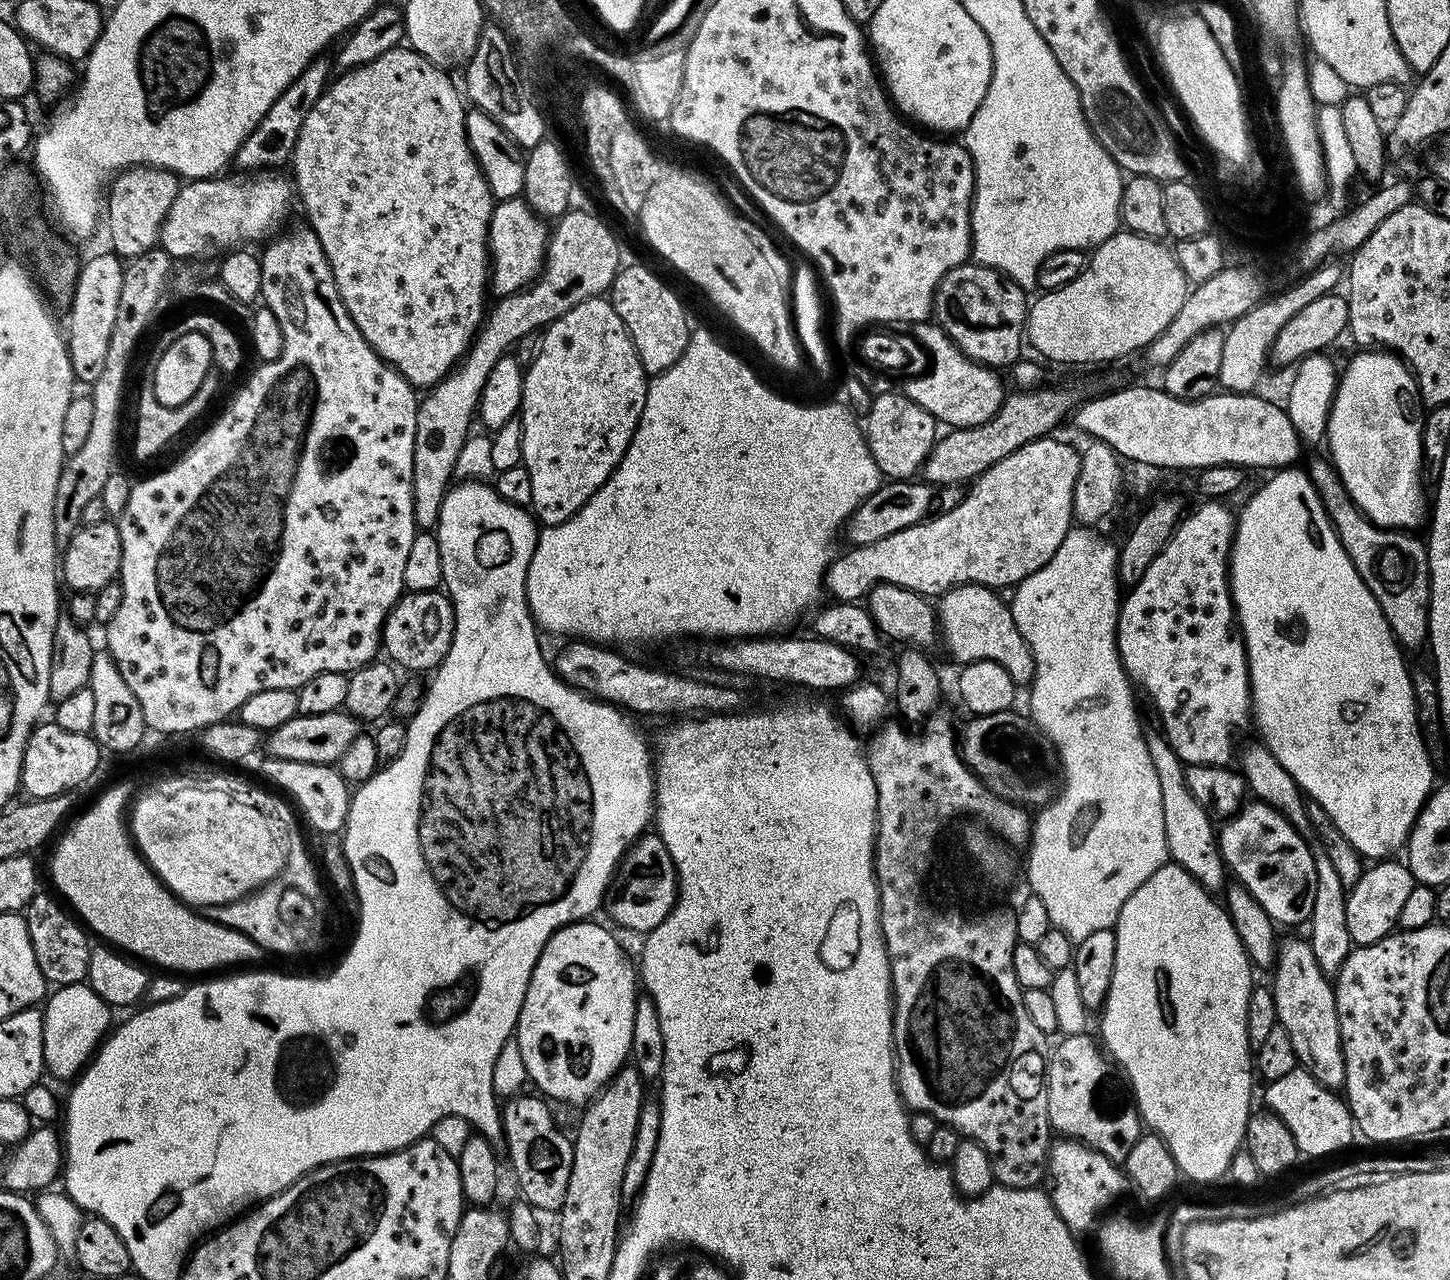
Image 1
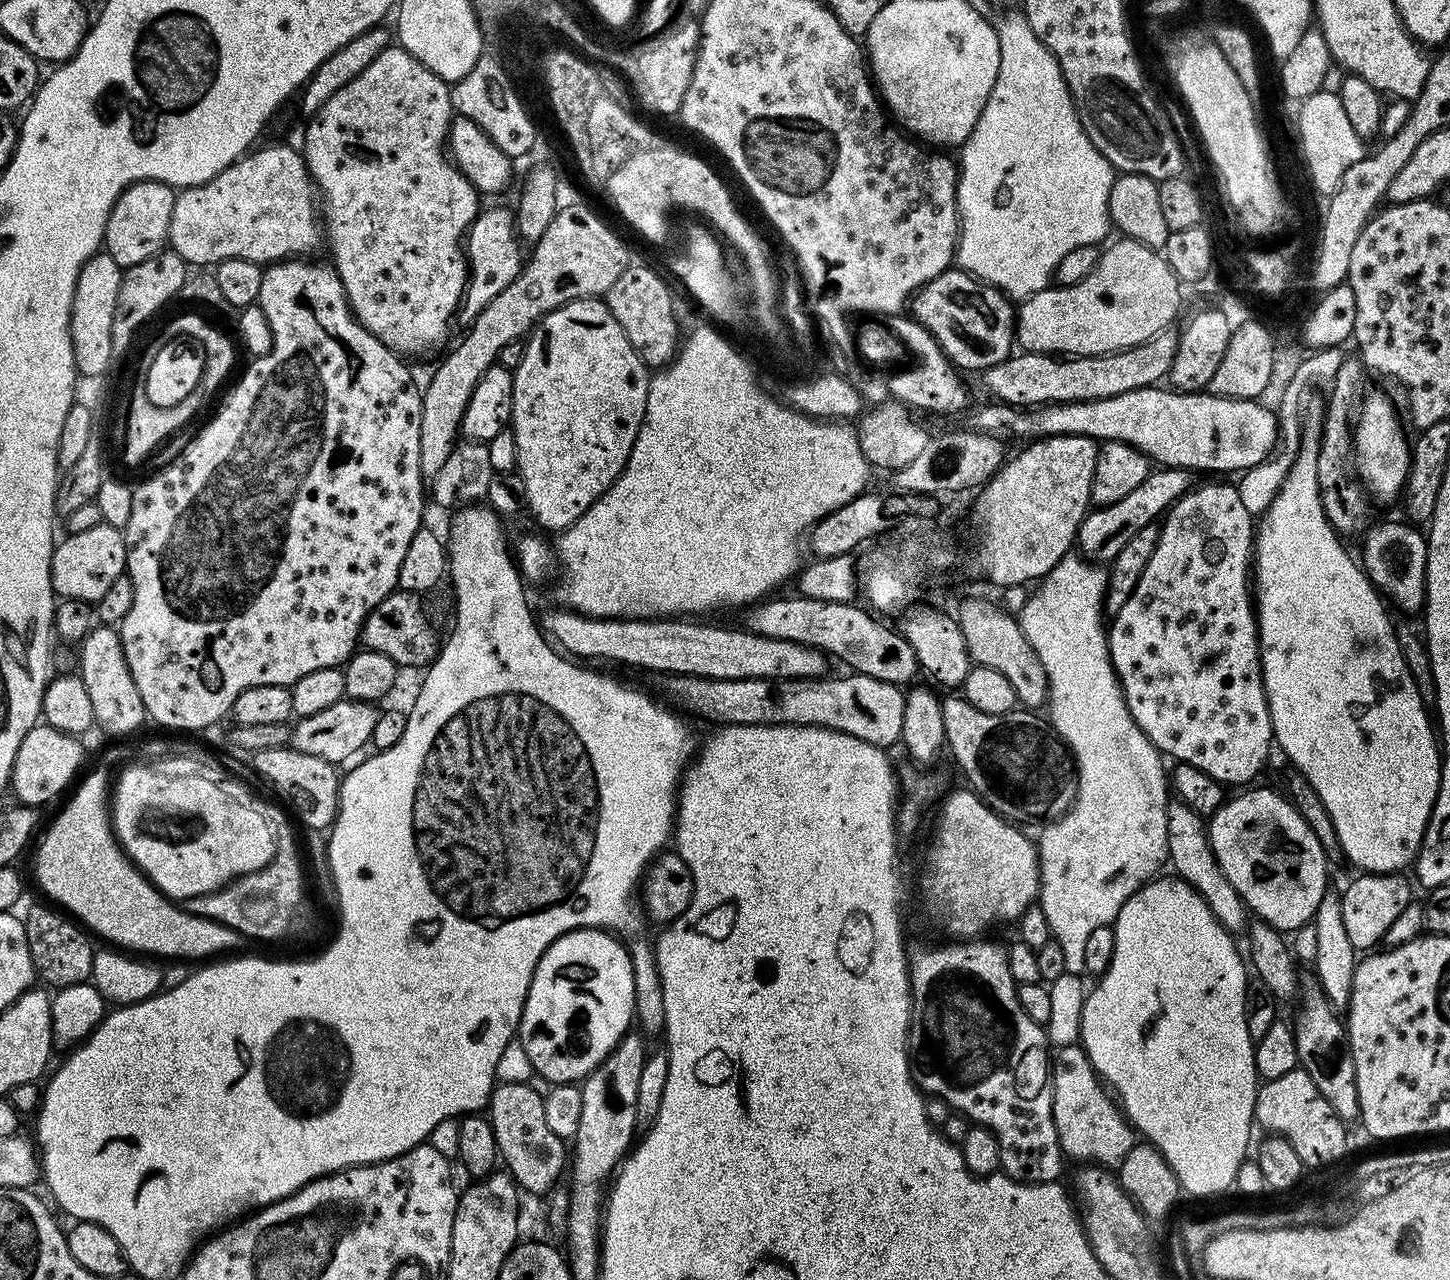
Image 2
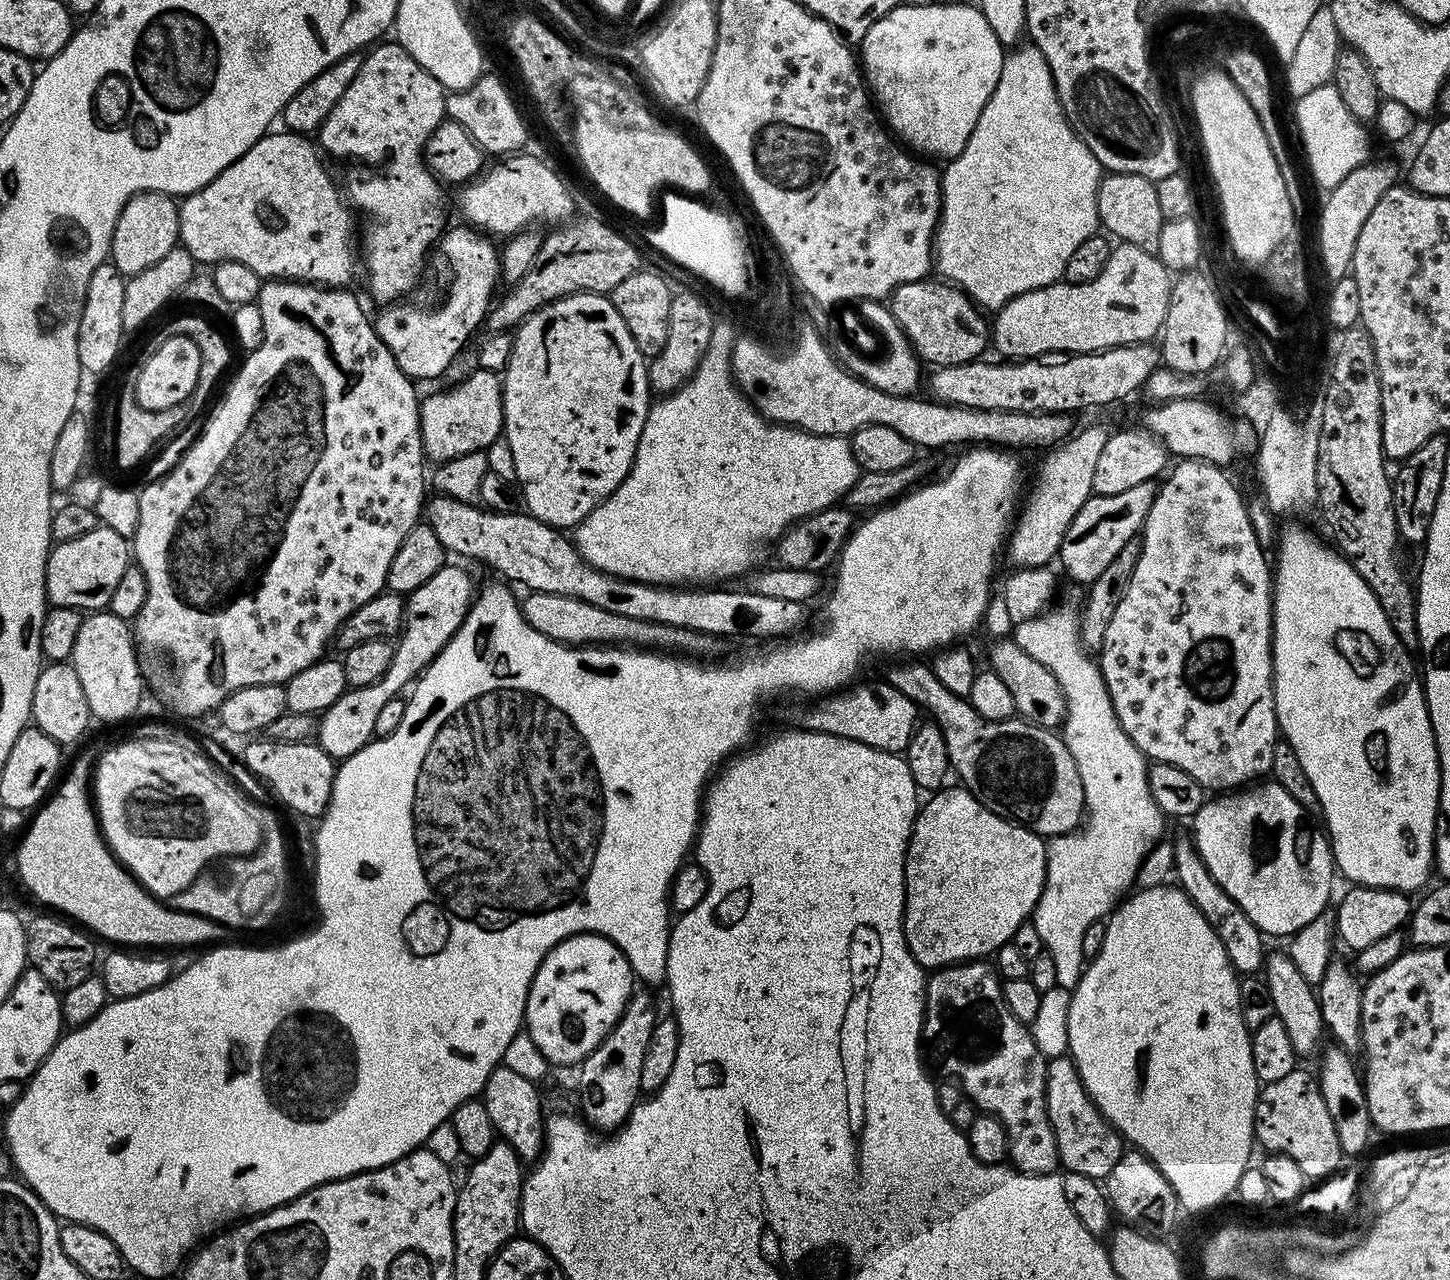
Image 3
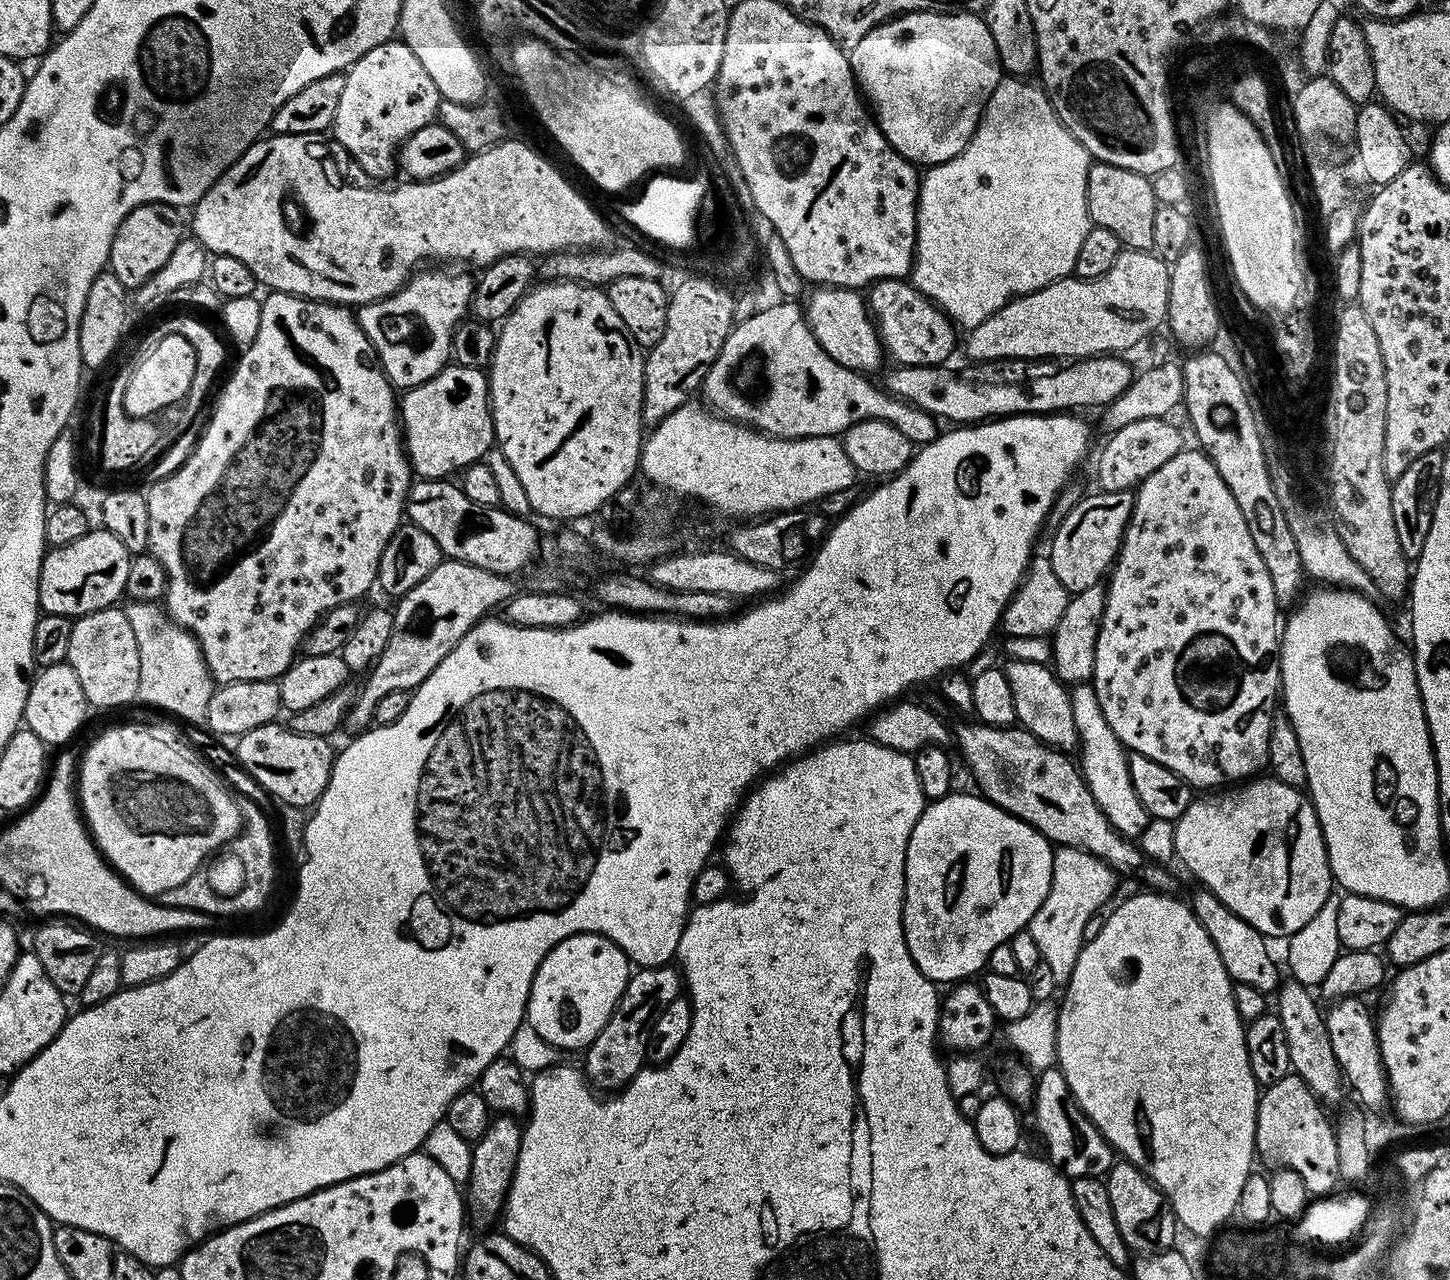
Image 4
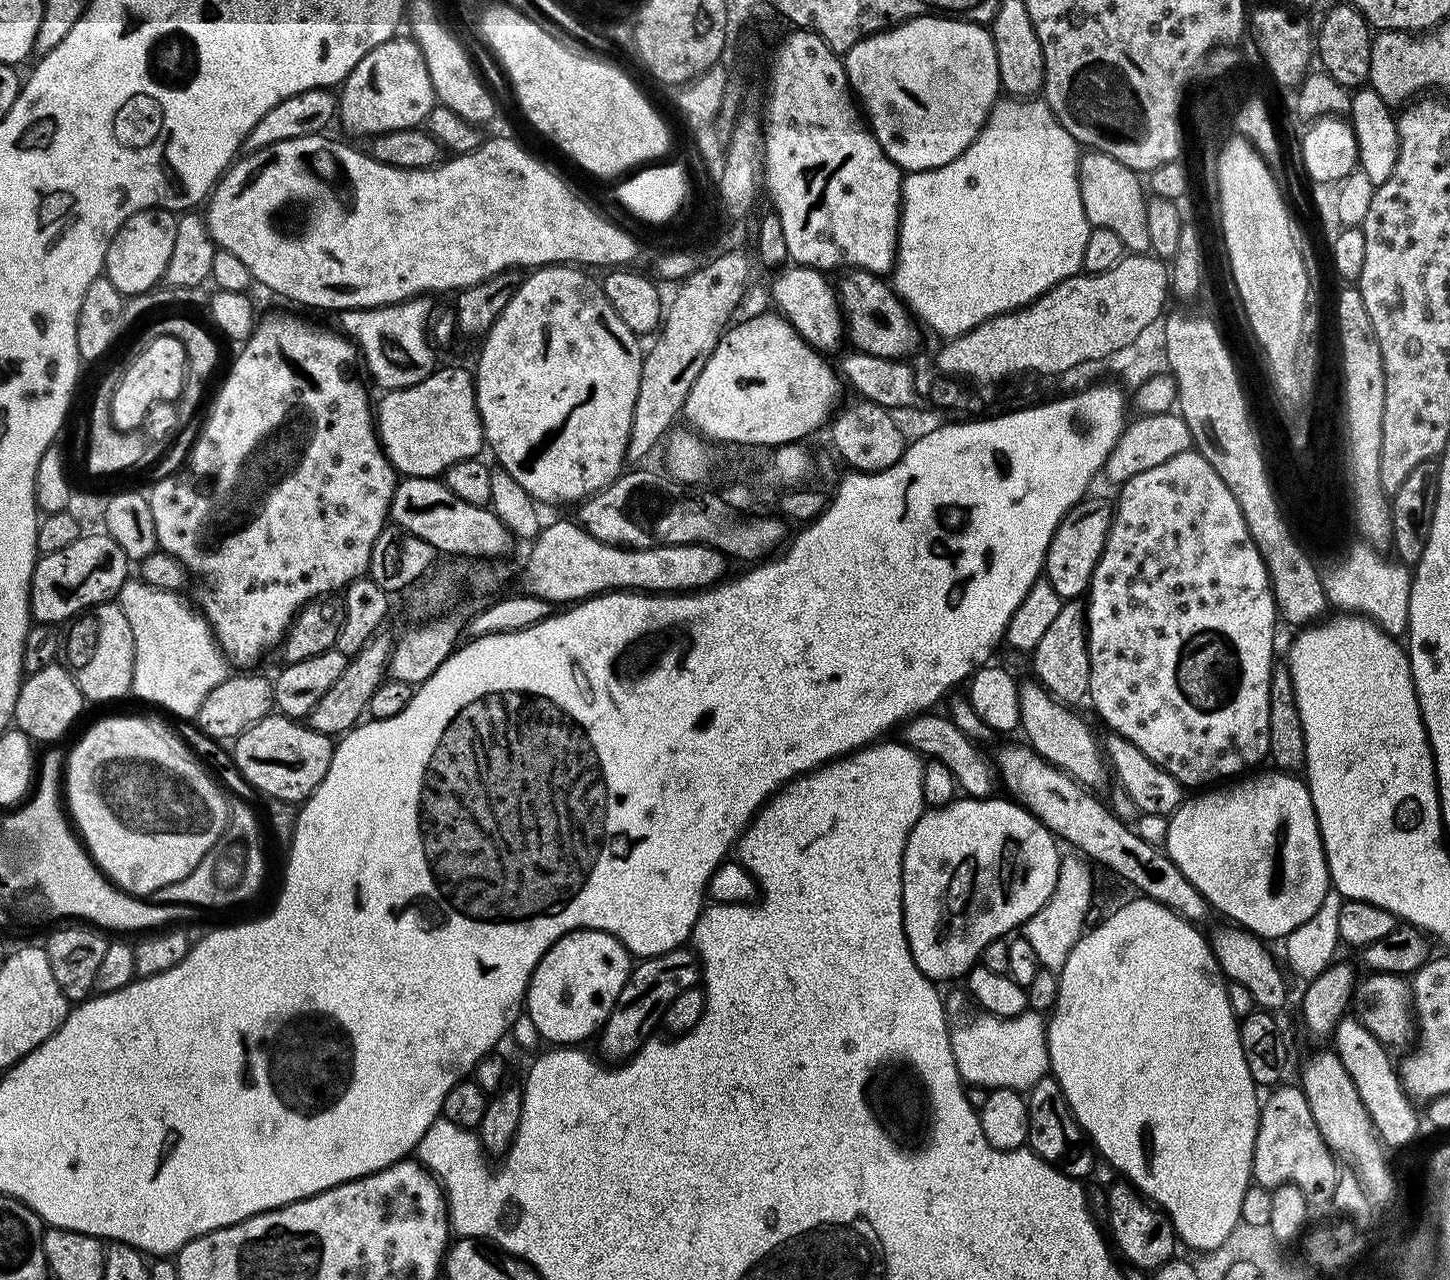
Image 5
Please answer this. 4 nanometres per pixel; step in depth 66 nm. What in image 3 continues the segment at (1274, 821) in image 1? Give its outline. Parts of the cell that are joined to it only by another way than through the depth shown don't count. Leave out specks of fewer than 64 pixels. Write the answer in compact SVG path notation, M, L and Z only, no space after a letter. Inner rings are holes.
M1260 782L1217 796L1220 796L1217 800L1205 799L1203 806L1191 817L1190 835L1196 841L1196 849L1200 851L1210 874L1214 874L1214 882L1218 882L1218 886L1222 886L1222 890L1226 890L1226 894L1230 894L1230 898L1246 910L1250 922L1254 922L1261 933L1269 937L1293 937L1329 907L1334 861L1327 835L1323 831L1315 832L1304 821L1305 810L1278 783Z

